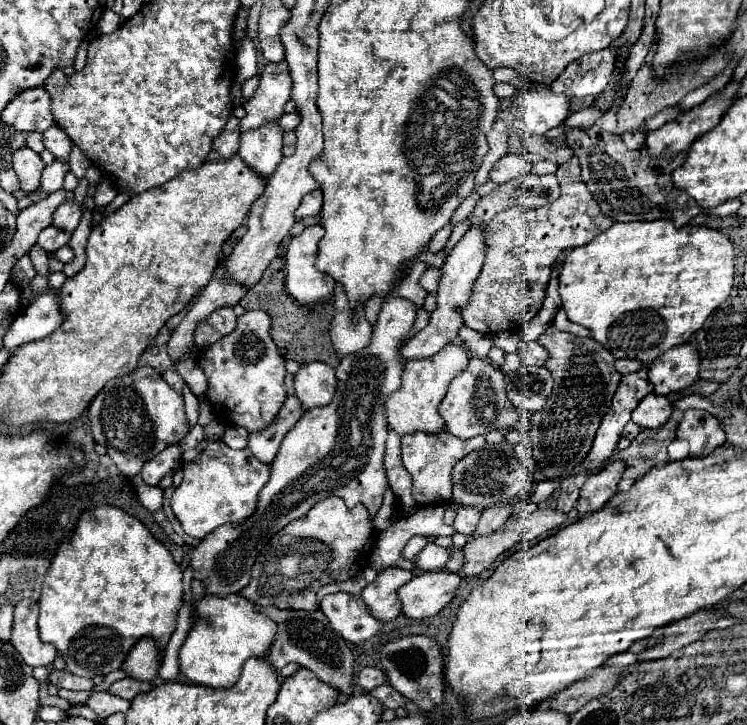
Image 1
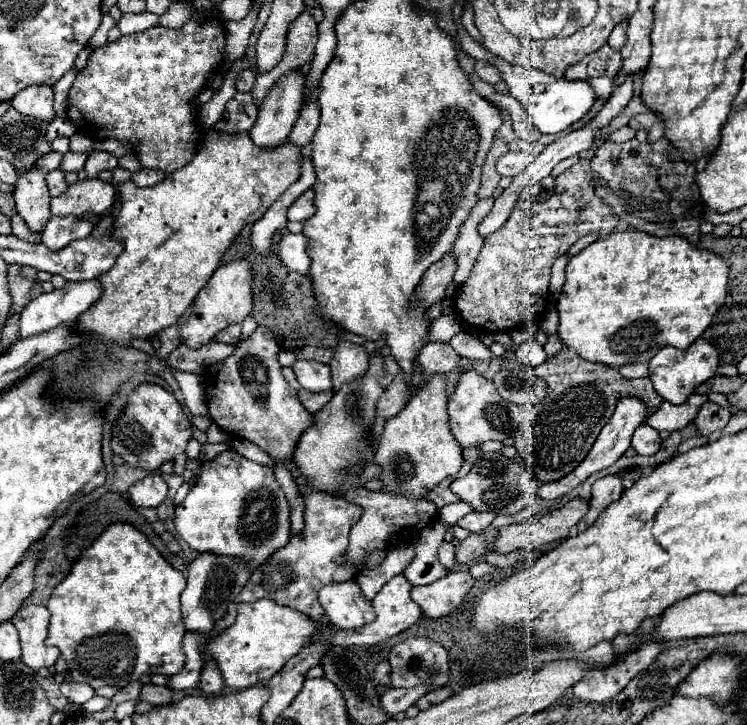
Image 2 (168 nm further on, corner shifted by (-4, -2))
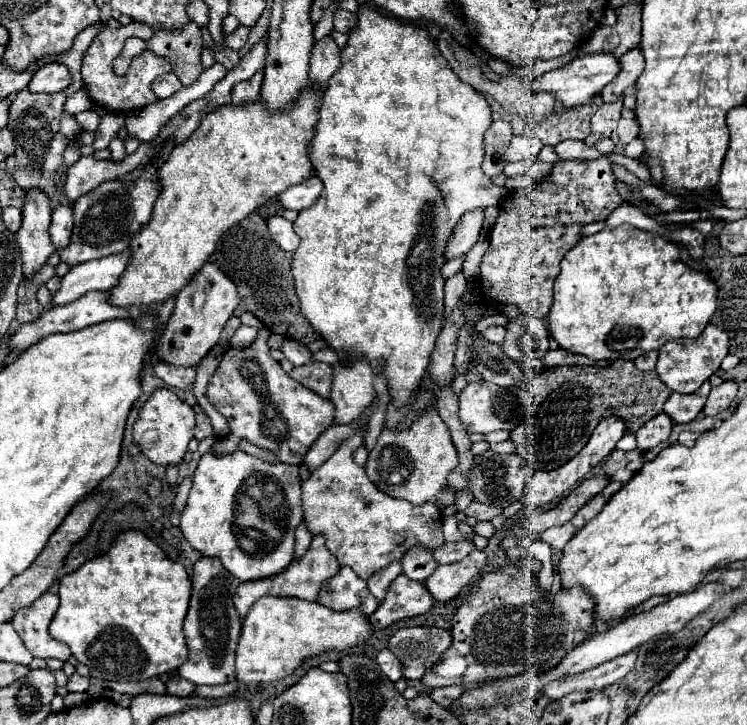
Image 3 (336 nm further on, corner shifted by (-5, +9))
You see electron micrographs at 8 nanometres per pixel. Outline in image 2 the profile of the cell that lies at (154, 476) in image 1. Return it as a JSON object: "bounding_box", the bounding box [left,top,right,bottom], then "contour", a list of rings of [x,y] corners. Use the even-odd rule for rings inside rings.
{"bounding_box":[128,473,168,507],"contour":[[[148,473],[144,479],[136,481],[128,493],[132,503],[138,507],[158,507],[168,493],[168,485],[162,475]]]}

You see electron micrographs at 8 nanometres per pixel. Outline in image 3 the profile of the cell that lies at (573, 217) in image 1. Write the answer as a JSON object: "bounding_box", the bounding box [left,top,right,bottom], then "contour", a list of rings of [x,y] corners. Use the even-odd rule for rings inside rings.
{"bounding_box":[481,156,623,318],"contour":[[[601,156],[597,160],[561,160],[551,176],[541,180],[533,190],[511,192],[499,206],[499,218],[491,228],[489,250],[481,262],[481,288],[483,296],[491,304],[515,304],[521,312],[543,318],[549,314],[553,298],[553,282],[559,274],[559,262],[567,250],[571,250],[583,236],[581,228],[591,222],[607,220],[607,216],[623,204],[617,188],[615,176],[611,172],[611,162]]]}

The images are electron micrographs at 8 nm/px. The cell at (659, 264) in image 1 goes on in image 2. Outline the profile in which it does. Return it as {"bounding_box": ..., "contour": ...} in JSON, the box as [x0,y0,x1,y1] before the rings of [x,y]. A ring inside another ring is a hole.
{"bounding_box":[558,229,730,369],"contour":[[[628,229],[628,231],[622,231],[622,233],[616,231],[616,233],[612,233],[604,239],[598,239],[594,243],[590,243],[586,249],[582,249],[578,255],[574,255],[568,261],[566,283],[564,283],[562,295],[558,299],[558,313],[560,313],[558,335],[564,341],[564,345],[576,349],[576,353],[580,353],[580,357],[584,357],[588,361],[608,363],[614,369],[618,369],[622,365],[628,365],[628,363],[648,363],[662,347],[672,345],[672,347],[678,347],[678,349],[686,349],[688,345],[692,345],[706,331],[706,327],[712,323],[714,313],[724,305],[724,299],[726,299],[726,293],[728,293],[728,273],[730,273],[730,265],[722,255],[718,255],[714,251],[700,249],[700,247],[688,243],[688,239],[684,239],[684,237],[678,237],[678,235],[654,237],[654,235],[648,235],[644,231],[634,231],[634,229]]]}

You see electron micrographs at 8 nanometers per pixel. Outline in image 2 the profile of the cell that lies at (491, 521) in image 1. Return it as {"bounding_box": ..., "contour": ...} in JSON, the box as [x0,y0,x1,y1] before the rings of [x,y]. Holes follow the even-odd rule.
{"bounding_box":[456,533,486,567],"contour":[[[470,533],[470,537],[460,541],[460,545],[456,547],[456,553],[458,553],[456,559],[460,567],[470,561],[476,561],[482,553],[486,553],[486,537],[482,533]]]}

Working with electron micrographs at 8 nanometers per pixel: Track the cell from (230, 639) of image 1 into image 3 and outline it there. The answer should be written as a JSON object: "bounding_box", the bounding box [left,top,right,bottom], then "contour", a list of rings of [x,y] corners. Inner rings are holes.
{"bounding_box":[237,596,373,684],"contour":[[[265,596],[257,600],[247,618],[243,620],[243,632],[237,646],[237,680],[245,684],[275,682],[291,676],[305,660],[327,654],[343,652],[357,644],[365,644],[373,636],[369,616],[361,610],[333,612],[317,602],[297,598],[273,598]]]}

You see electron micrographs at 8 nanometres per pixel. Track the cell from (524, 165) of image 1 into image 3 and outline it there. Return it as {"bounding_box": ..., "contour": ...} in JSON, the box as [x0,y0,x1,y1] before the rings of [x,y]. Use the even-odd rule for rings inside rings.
{"bounding_box":[505,136,545,162],"contour":[[[513,136],[509,146],[507,146],[507,152],[505,152],[505,158],[509,162],[535,162],[539,158],[539,152],[545,144],[533,136]]]}

